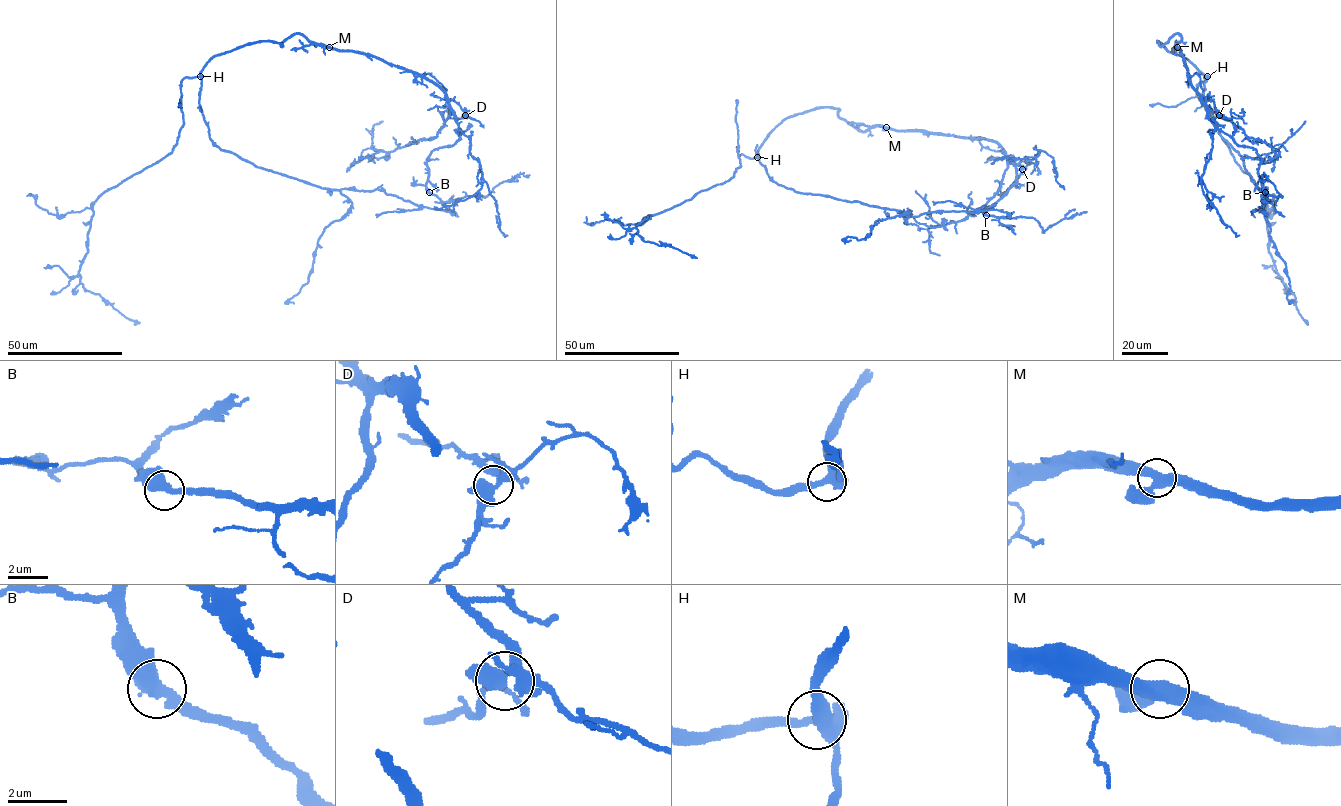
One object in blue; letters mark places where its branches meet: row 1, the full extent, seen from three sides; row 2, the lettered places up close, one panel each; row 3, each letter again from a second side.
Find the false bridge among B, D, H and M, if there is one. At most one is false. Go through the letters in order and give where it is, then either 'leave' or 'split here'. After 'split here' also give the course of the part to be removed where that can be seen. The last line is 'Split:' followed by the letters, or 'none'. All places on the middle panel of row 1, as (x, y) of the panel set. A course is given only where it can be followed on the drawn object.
B: (986, 215) | leave
D: (1022, 169) | leave
H: (757, 157) | leave
M: (886, 127) | leave
Split: none

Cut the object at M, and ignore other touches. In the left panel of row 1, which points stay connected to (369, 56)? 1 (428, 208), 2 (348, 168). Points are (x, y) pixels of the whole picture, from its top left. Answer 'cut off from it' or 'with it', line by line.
1: cut off from it
2: with it

